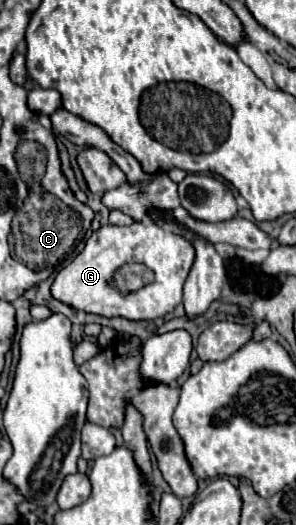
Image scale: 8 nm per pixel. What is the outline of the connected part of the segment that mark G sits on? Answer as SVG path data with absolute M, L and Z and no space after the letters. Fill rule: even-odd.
M146 219L134 221L130 227L102 225L98 231L90 235L82 253L78 253L76 259L56 275L52 295L58 301L86 313L96 313L104 317L126 317L136 321L158 319L174 311L176 305L182 303L182 285L188 277L192 263L194 263L194 247L172 227L156 225ZM112 275L116 285L112 283Z

